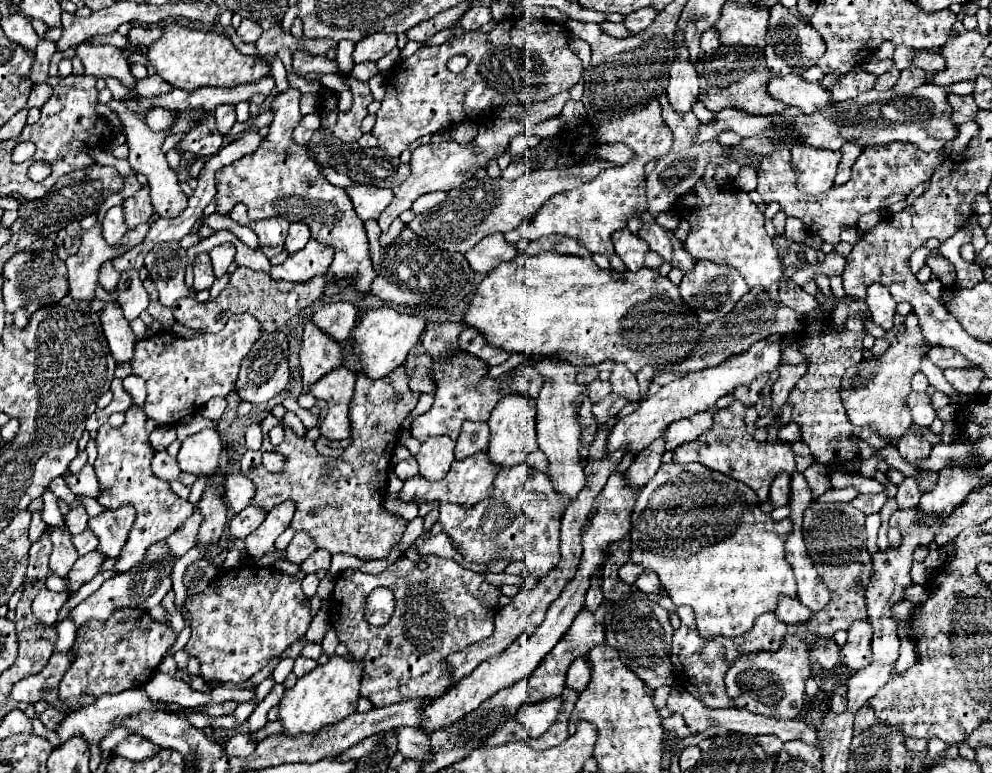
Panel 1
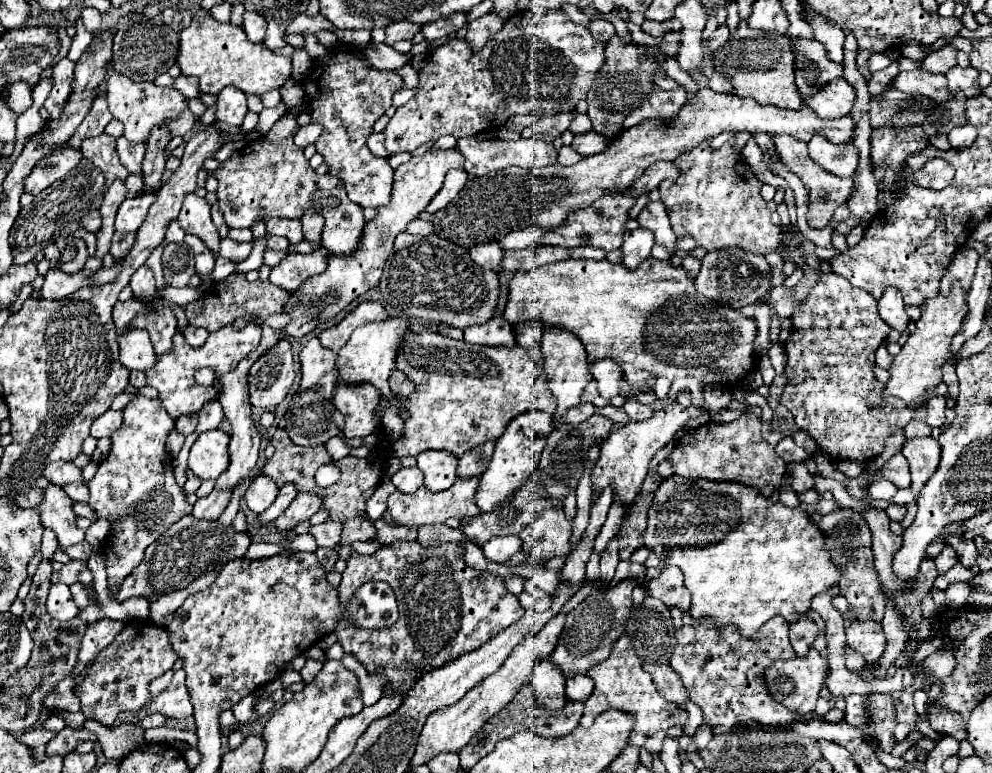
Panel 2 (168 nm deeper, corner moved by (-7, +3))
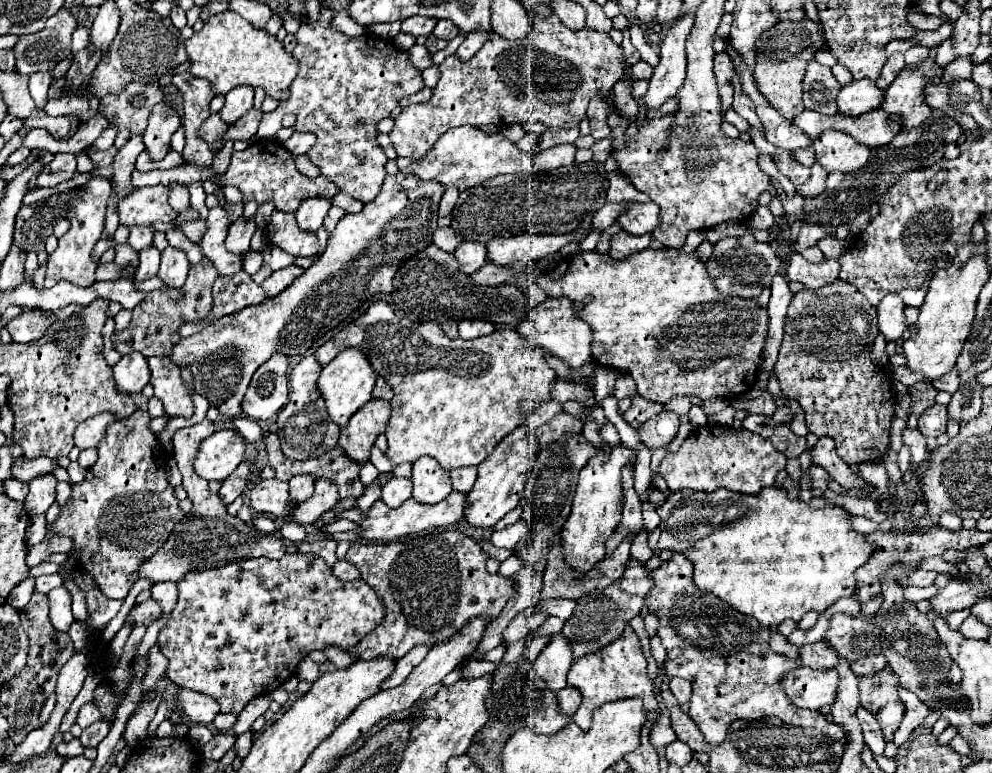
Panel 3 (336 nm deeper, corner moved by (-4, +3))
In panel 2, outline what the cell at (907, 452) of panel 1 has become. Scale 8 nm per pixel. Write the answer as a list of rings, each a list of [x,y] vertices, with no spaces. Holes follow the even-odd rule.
[[[918,407],[914,419],[906,425],[904,435],[906,439],[914,439],[914,437],[928,437],[932,433],[932,427],[926,423],[926,411],[924,407]]]

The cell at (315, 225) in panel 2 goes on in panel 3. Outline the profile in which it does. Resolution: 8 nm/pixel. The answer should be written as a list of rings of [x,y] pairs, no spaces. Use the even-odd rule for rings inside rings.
[[[327,197],[303,199],[303,203],[299,205],[299,211],[295,211],[299,227],[303,231],[313,231],[315,233],[323,225],[323,217],[327,215],[331,205],[333,205],[333,201],[327,199]]]

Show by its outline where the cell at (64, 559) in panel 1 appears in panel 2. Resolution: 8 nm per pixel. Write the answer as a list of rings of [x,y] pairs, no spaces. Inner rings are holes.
[[[50,485],[44,489],[44,501],[40,503],[40,515],[46,527],[50,527],[62,549],[80,543],[84,539],[84,531],[76,527],[76,515],[72,511],[70,499],[66,499],[66,493],[58,485]]]

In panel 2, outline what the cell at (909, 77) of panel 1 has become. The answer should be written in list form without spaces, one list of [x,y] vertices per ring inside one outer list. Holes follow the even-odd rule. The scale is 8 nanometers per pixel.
[[[942,47],[938,51],[932,51],[920,65],[920,69],[928,73],[946,73],[956,63],[956,49]]]

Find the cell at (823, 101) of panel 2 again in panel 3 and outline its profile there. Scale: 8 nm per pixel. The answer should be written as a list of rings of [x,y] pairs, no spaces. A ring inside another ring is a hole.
[[[861,79],[841,87],[837,105],[839,105],[839,113],[857,117],[873,109],[879,109],[883,105],[883,99],[885,99],[885,93],[875,85],[875,81]]]

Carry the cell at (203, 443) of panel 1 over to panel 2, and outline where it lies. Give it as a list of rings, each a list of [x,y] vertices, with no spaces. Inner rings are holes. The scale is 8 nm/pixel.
[[[222,429],[200,433],[190,449],[188,467],[200,479],[216,479],[228,463],[226,443],[230,437]]]

